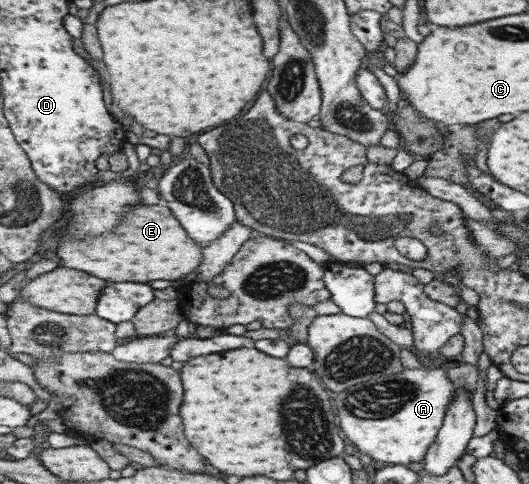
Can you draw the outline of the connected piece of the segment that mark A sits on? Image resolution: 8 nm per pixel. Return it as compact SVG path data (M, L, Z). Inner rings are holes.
M440 367L424 369L408 369L395 375L383 376L379 379L364 381L362 384L352 385L350 390L350 410L346 404L346 391L333 394L336 398L336 408L340 418L340 426L361 453L365 453L374 460L386 462L388 465L406 465L410 462L421 462L422 456L427 454L426 448L435 442L439 428L443 426L444 414L452 398L454 386L446 380Z

